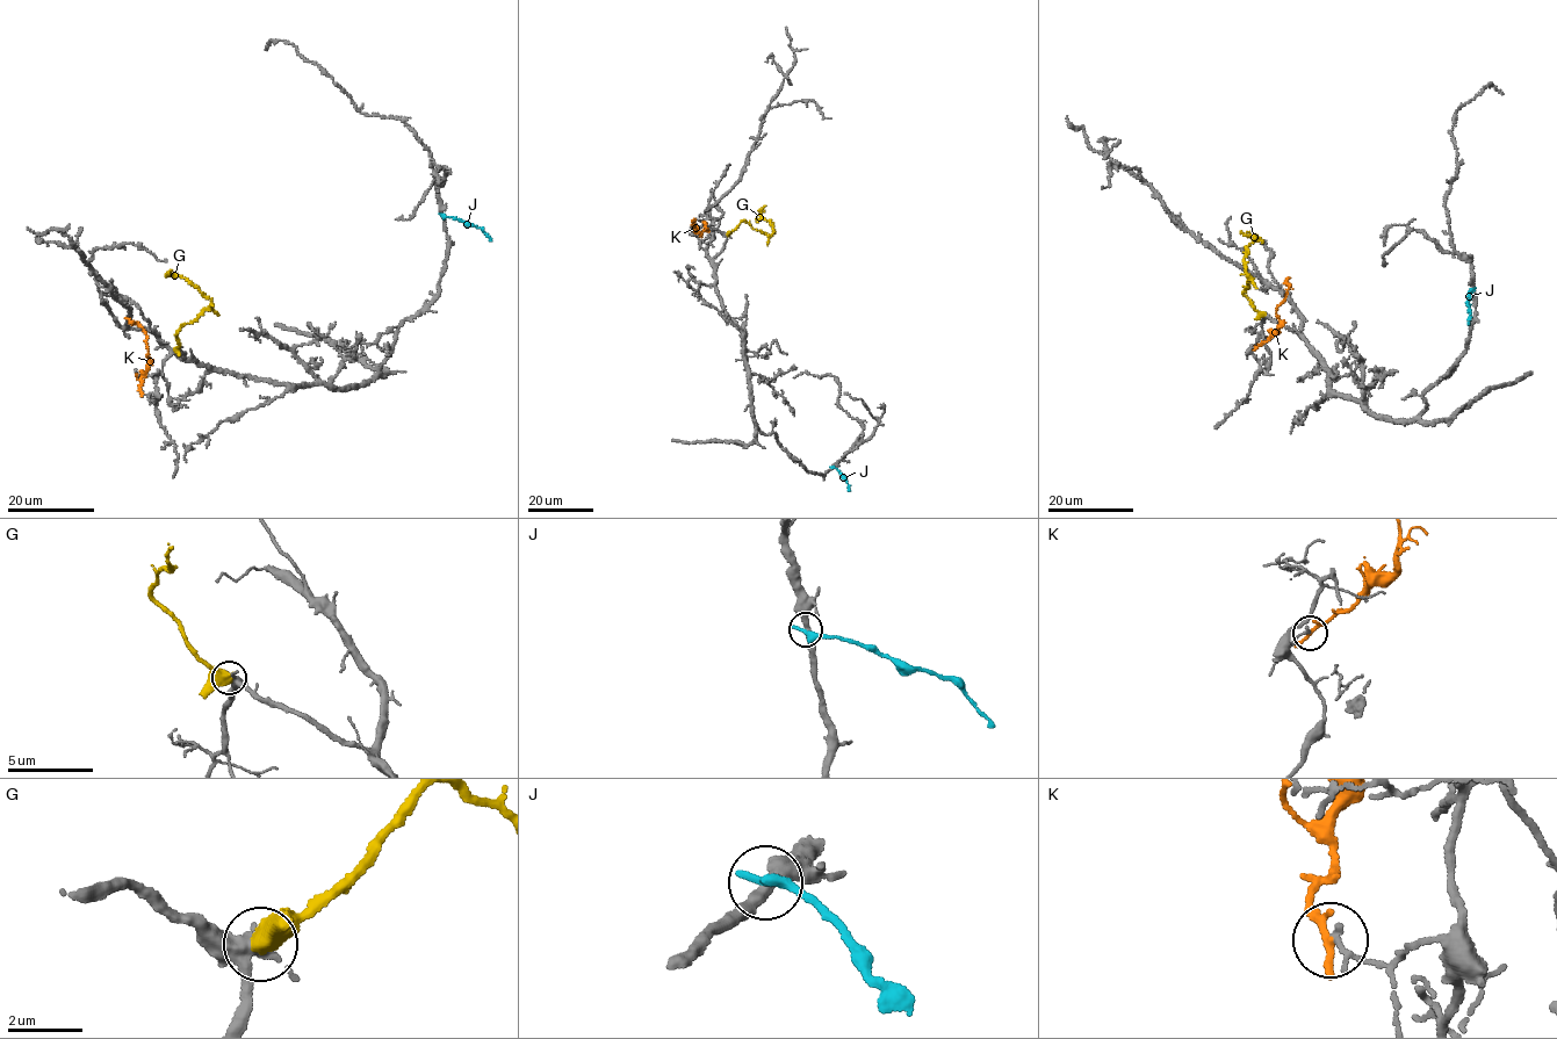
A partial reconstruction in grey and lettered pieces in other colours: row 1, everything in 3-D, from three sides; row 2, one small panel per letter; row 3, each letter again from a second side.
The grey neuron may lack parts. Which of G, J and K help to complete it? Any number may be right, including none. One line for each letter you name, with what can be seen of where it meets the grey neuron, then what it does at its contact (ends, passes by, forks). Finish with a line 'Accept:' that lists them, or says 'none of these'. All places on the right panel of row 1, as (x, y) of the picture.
Accept: none of these

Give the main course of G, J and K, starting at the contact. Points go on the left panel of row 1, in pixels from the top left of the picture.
G: (177, 350), (177, 331), (194, 320), (211, 300), (188, 281), (166, 275), (168, 272)
J: (442, 215), (475, 225), (490, 239)
K: (142, 392), (148, 365), (146, 334), (125, 317)

